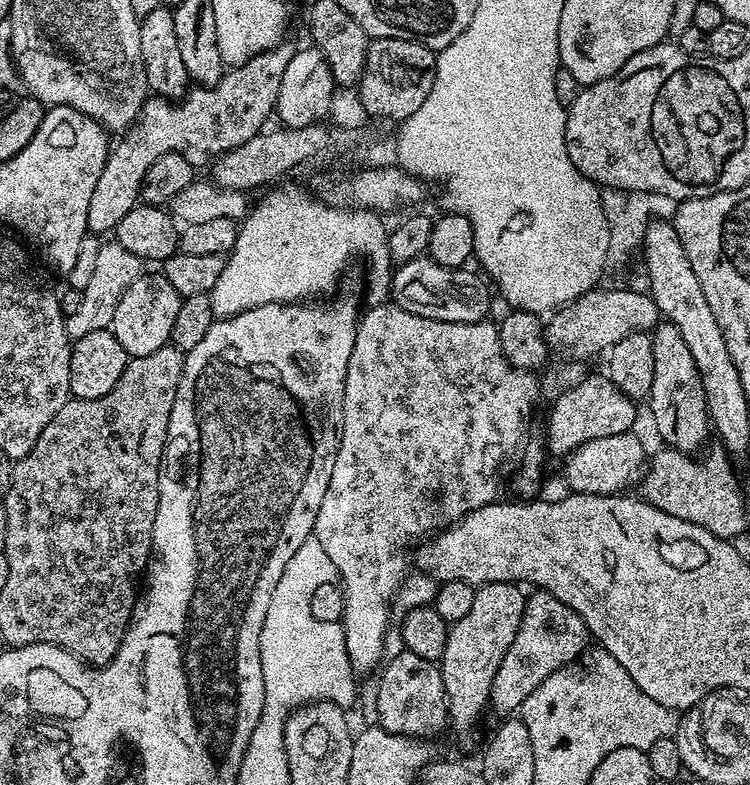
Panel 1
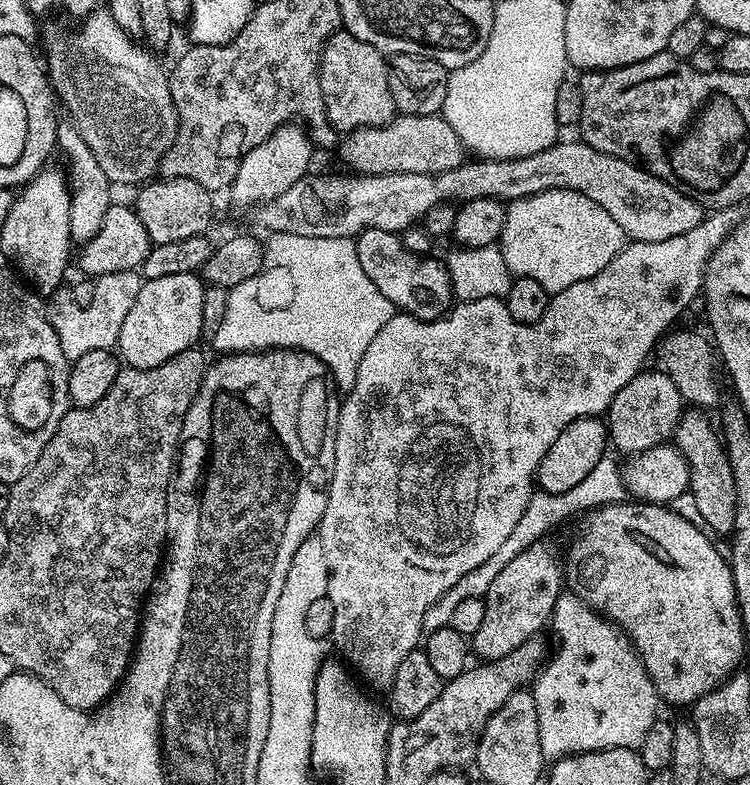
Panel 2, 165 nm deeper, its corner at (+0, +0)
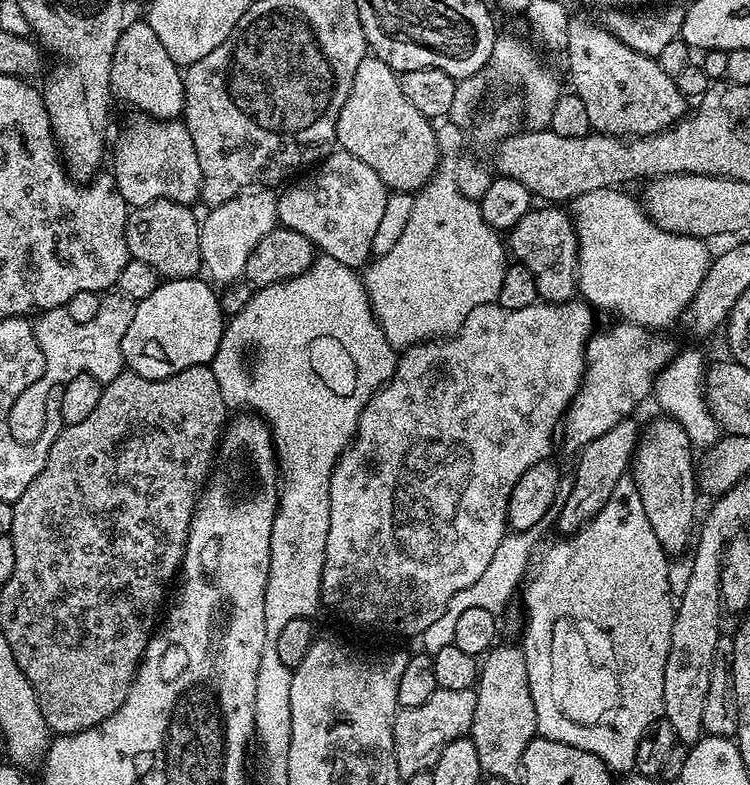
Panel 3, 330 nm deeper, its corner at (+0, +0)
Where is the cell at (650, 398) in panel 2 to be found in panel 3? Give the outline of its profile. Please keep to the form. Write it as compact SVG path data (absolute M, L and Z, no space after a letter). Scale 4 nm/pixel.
M671 418L659 419L649 428L645 427L639 437L634 453L634 479L638 486L638 494L642 498L642 506L646 506L646 518L650 518L650 526L654 529L654 538L658 538L664 553L687 553L693 543L694 529L698 524L698 472L694 464L692 468L694 445L678 421Z

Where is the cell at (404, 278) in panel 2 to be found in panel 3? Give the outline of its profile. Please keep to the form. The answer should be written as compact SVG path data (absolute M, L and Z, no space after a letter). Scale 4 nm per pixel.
M338 148L321 160L312 173L299 177L294 183L277 197L279 225L310 238L323 255L348 268L365 267L373 255L374 235L390 195L378 174L354 154Z

